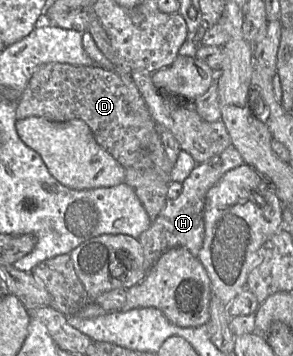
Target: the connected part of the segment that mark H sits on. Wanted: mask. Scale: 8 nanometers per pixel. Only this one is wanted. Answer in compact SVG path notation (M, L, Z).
M230 145L219 155L195 166L190 175L182 182L181 194L174 200L168 199L150 227L138 237L143 248L146 269L150 270L162 254L175 247L184 247L192 255L198 257L205 235L204 207L206 194L227 171L243 163L238 150Z

